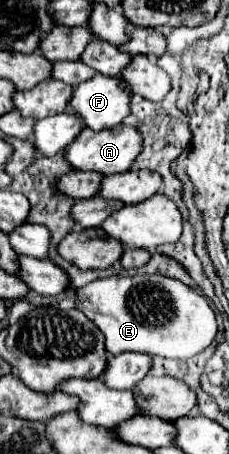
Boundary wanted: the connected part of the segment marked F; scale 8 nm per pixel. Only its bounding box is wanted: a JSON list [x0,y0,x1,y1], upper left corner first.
[69,74,129,132]

